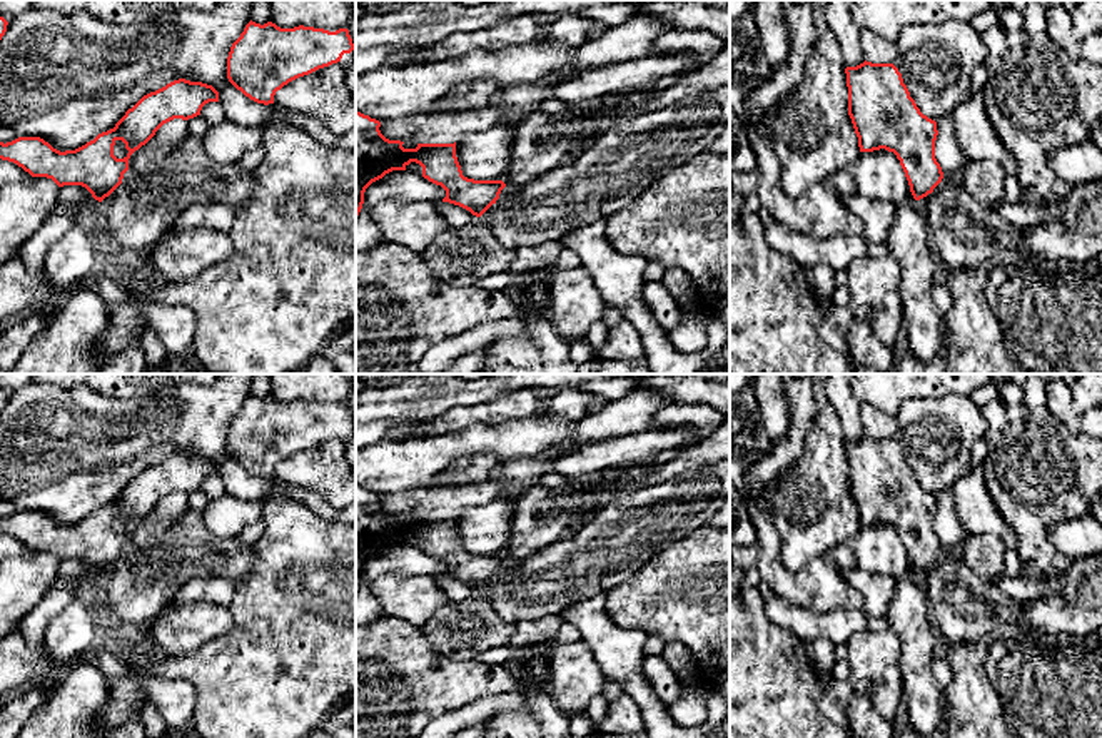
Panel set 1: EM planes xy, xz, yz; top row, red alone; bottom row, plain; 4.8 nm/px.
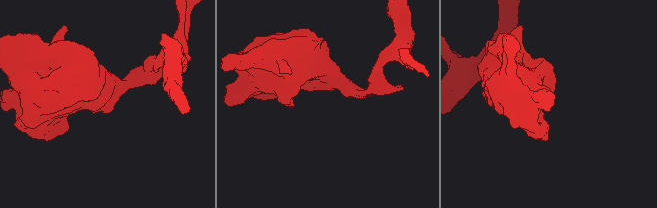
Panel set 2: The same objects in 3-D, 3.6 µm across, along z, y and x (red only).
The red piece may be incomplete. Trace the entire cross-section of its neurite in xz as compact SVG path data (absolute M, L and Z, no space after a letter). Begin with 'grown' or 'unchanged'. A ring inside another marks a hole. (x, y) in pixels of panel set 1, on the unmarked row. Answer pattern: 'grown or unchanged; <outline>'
unchanged; M356 486L356 594L366 563L392 544L406 544L411 536L422 541L422 551L446 564L449 576L481 591L506 561L503 554L474 554L463 549L454 518L417 518L404 523L401 514L386 513L381 496Z

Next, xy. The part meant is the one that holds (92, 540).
unchanged; M179 452L144 469L114 503L75 524L60 526L40 511L18 511L0 516L0 533L17 538L32 551L52 553L58 561L82 559L102 576L122 558L130 529L164 498L194 493L209 476L219 476L212 459ZM117 514L129 524L124 533L114 529Z

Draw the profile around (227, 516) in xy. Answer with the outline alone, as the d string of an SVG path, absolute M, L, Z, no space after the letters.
M224 494L210 501L202 514L209 534L215 538L237 538L249 524L262 518L262 503Z

